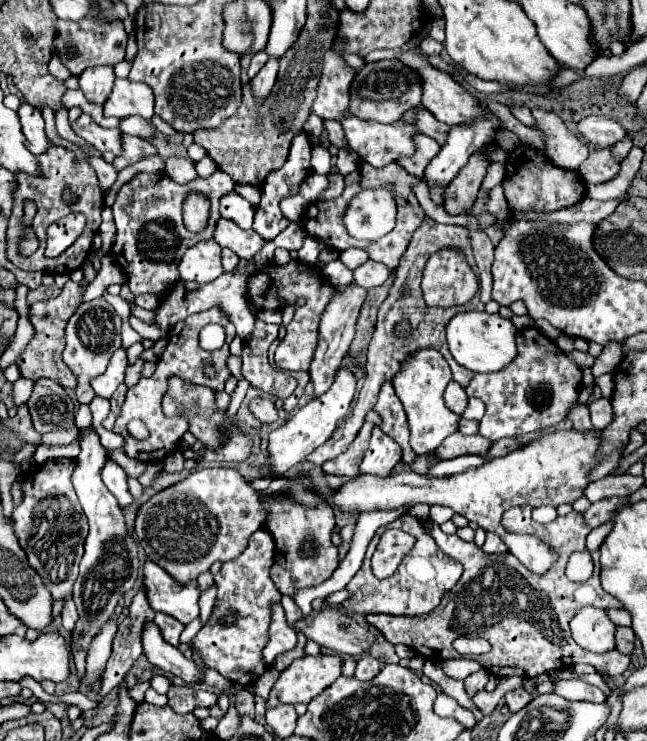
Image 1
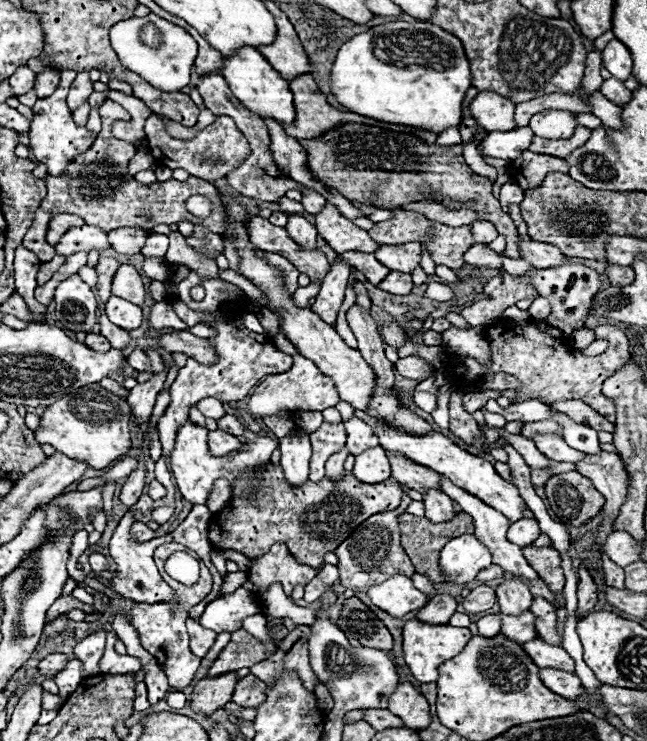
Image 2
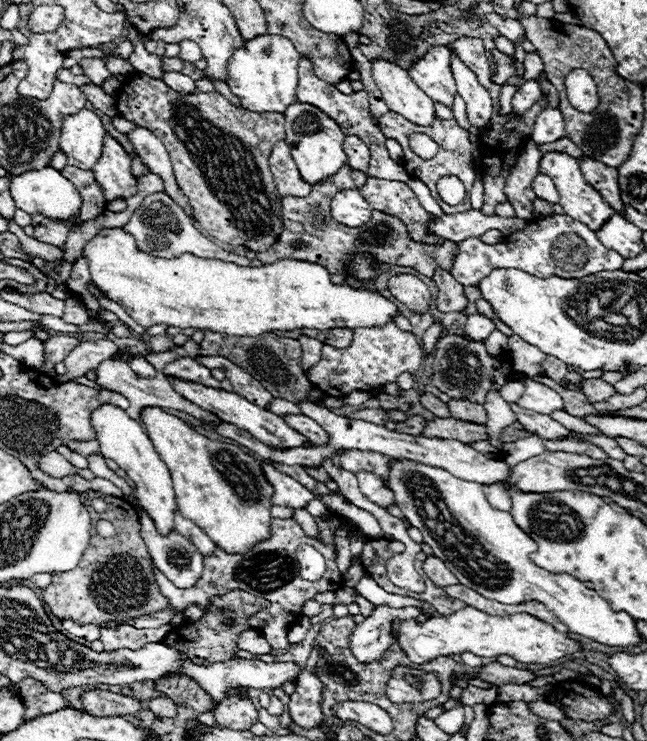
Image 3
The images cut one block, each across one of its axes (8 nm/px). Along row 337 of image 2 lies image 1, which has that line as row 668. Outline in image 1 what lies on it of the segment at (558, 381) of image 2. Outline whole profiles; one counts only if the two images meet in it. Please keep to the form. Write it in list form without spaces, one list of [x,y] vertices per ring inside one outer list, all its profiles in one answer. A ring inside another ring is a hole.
[[[518,506],[518,508],[510,508],[504,512],[502,516],[502,526],[508,532],[516,532],[516,534],[534,534],[540,540],[548,543],[558,559],[554,562],[554,566],[544,572],[544,574],[534,574],[530,572],[526,566],[522,566],[516,556],[496,556],[496,554],[486,554],[482,548],[478,548],[474,542],[464,542],[460,536],[448,536],[440,530],[438,524],[434,524],[432,520],[426,520],[426,532],[430,532],[430,536],[434,536],[438,548],[442,548],[442,552],[454,560],[458,560],[464,566],[464,572],[458,580],[458,584],[450,590],[450,594],[446,594],[442,598],[442,602],[428,612],[426,616],[390,616],[390,614],[368,614],[366,620],[376,626],[388,642],[392,644],[406,644],[410,646],[414,652],[422,654],[422,650],[426,650],[426,656],[430,660],[446,660],[446,658],[458,658],[458,652],[452,650],[452,642],[458,636],[480,636],[486,638],[492,646],[492,650],[488,654],[482,656],[472,656],[472,660],[480,662],[490,674],[494,676],[522,676],[522,678],[534,678],[542,672],[554,670],[554,668],[566,668],[572,666],[576,662],[582,664],[594,664],[594,668],[598,672],[606,672],[610,676],[620,676],[628,664],[630,658],[618,650],[610,650],[606,654],[594,654],[588,650],[578,648],[578,644],[572,640],[570,636],[570,628],[568,622],[572,620],[572,616],[582,608],[582,606],[596,606],[596,608],[622,608],[622,604],[618,604],[618,600],[614,600],[614,596],[610,596],[608,592],[602,590],[600,586],[600,564],[598,564],[598,552],[592,552],[592,560],[594,560],[594,574],[590,580],[586,582],[570,582],[564,576],[564,566],[566,560],[572,552],[582,552],[586,550],[586,536],[590,532],[590,526],[584,522],[580,512],[572,512],[568,516],[558,516],[556,522],[549,524],[540,524],[532,520],[532,508],[530,506]]]

